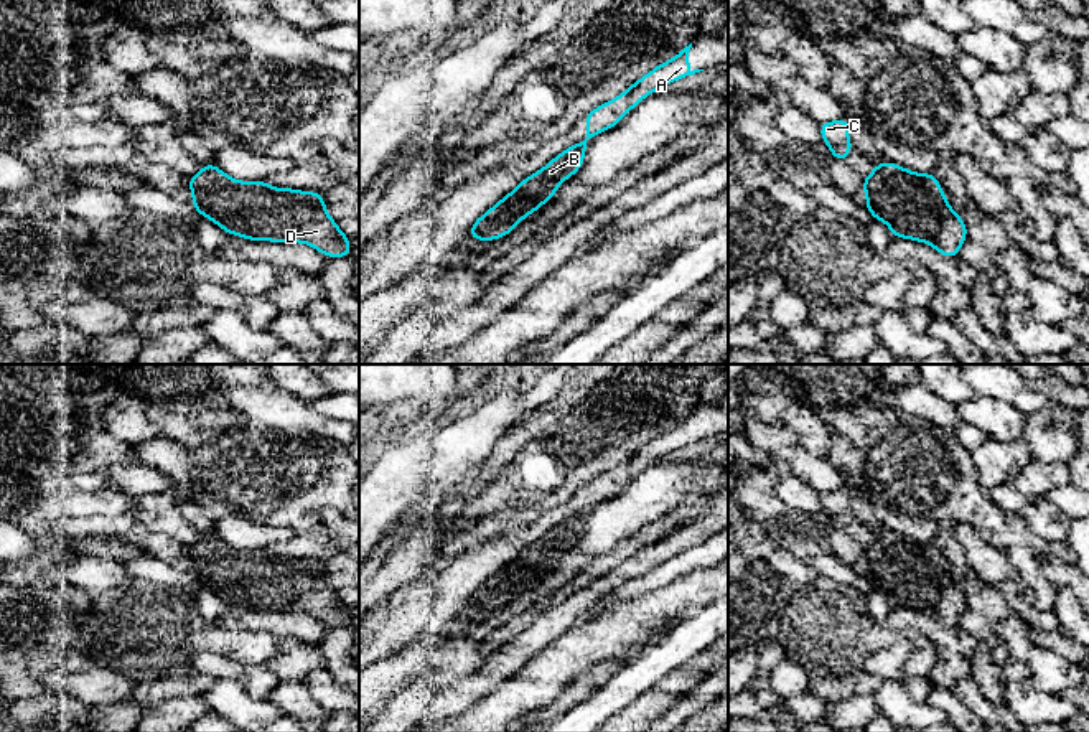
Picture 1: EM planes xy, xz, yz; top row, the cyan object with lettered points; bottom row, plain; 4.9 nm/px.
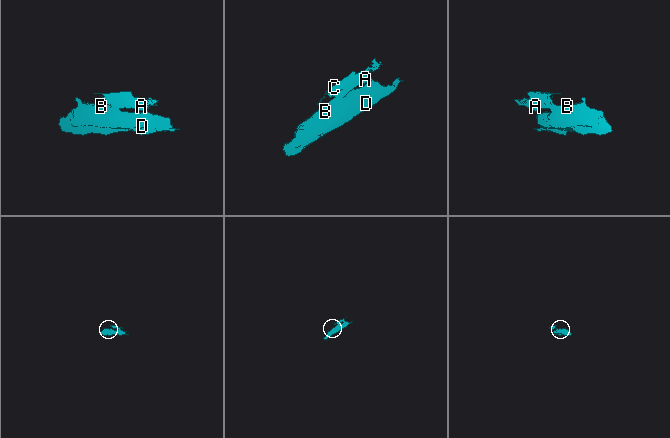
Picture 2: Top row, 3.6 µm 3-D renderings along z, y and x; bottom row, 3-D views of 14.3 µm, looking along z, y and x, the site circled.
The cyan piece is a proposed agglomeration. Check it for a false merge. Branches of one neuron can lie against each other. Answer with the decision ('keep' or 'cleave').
cleave

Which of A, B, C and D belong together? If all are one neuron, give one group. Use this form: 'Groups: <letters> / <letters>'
Groups: A C / B D

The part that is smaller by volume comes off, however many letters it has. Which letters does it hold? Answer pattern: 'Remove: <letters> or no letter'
Remove: A, C

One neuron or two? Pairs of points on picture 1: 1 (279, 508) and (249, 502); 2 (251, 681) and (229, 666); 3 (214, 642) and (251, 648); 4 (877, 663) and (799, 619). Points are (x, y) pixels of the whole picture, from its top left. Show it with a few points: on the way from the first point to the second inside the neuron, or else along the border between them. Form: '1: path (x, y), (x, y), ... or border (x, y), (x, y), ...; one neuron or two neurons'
1: path (272, 502), (256, 502); one neuron
2: path (246, 676), (234, 670); one neuron
3: path (223, 642), (243, 645); one neuron
4: border (878, 650), (872, 656); two neurons

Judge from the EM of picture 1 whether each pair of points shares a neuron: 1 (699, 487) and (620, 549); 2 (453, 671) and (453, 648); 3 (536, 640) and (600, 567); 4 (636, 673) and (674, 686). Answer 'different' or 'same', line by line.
1: same
2: same
3: different
4: different

